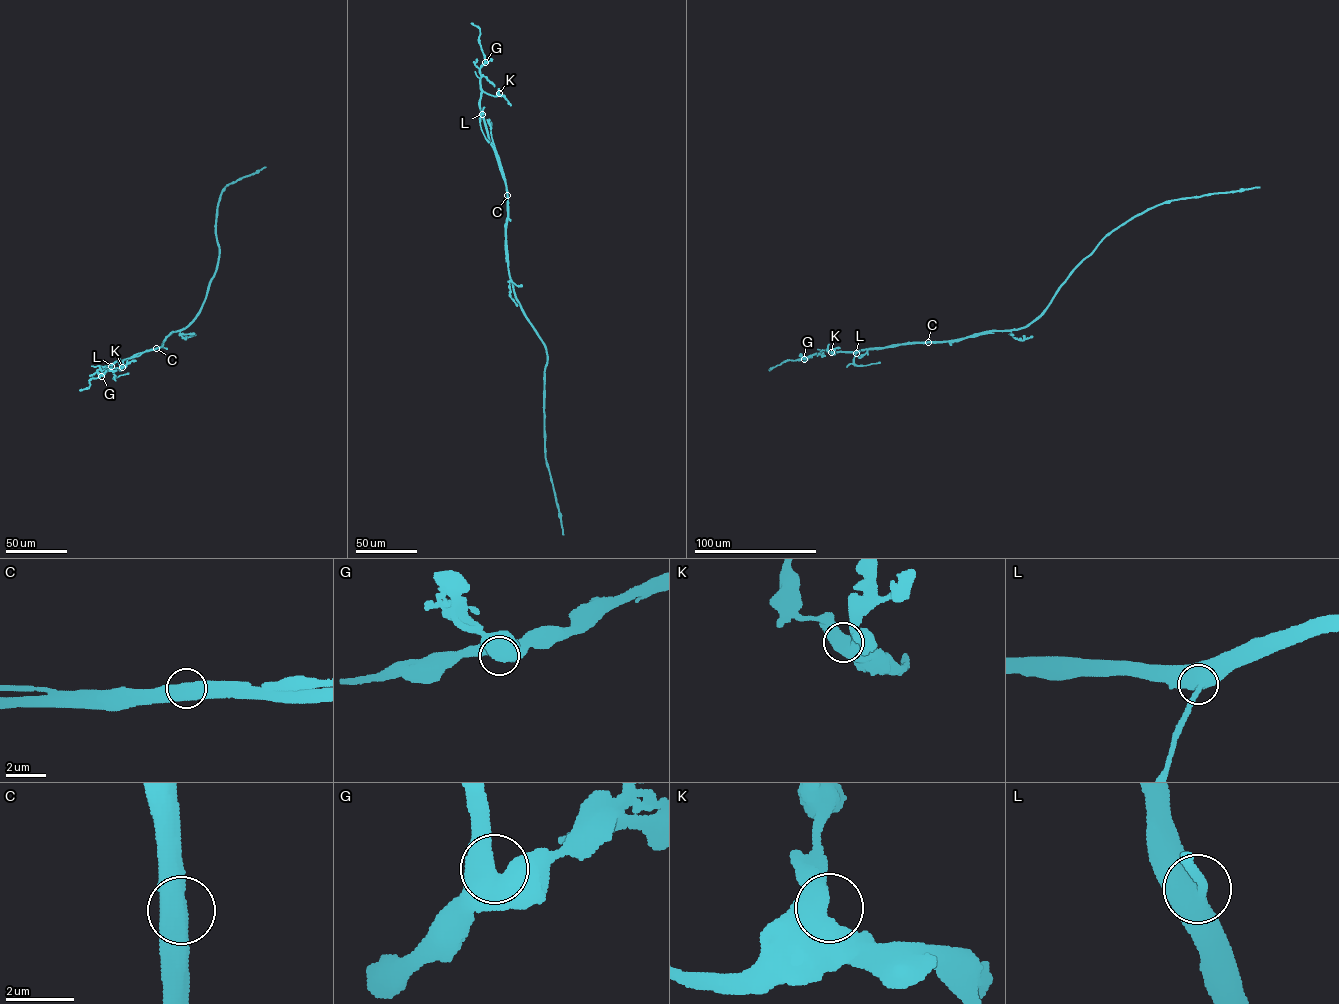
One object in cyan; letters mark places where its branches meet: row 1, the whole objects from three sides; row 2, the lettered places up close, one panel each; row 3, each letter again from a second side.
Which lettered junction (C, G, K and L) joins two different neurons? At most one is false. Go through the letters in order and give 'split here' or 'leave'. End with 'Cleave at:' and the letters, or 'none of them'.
C: split here
G: leave
K: leave
L: leave
Cleave at: C

